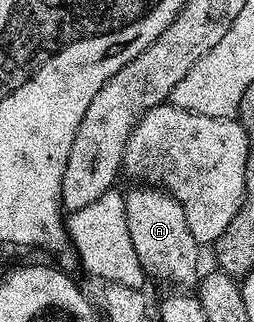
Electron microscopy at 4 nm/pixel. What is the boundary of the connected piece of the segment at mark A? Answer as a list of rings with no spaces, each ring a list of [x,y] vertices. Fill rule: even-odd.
[[[139,183],[134,187],[136,189],[123,193],[125,223],[129,227],[129,239],[144,274],[151,276],[152,273],[157,280],[168,281],[171,287],[194,286],[201,273],[201,246],[193,239],[193,231],[189,231],[185,223],[185,211],[181,203],[154,185]]]

